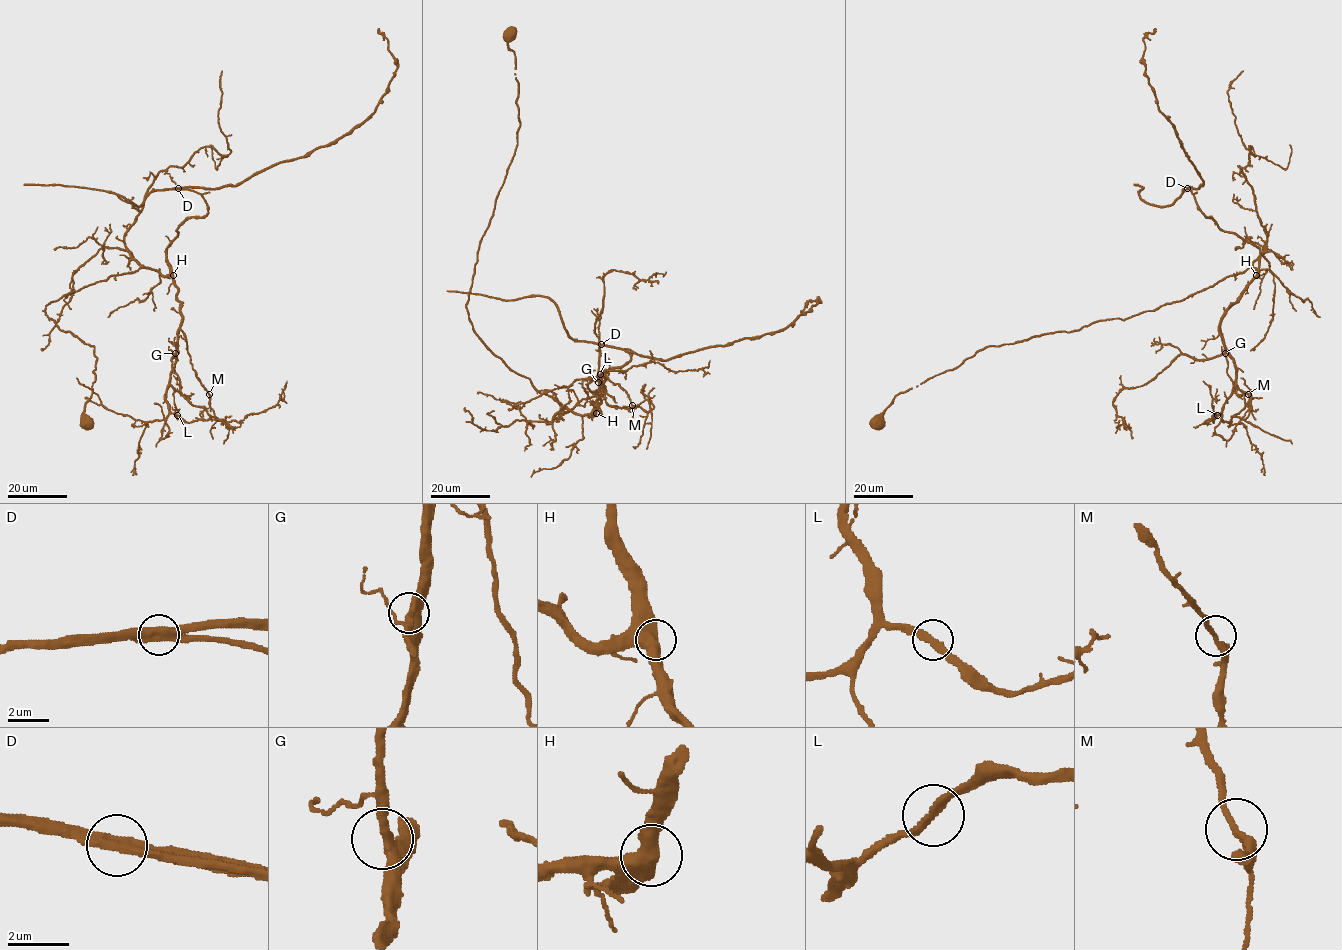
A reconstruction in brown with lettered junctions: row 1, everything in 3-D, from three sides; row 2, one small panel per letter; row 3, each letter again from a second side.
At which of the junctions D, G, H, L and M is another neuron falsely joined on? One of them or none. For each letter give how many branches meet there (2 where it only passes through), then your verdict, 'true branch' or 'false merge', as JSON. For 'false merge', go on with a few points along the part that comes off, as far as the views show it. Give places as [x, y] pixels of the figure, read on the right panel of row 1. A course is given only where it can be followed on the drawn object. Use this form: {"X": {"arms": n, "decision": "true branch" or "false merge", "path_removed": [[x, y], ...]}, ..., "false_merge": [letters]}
{"D": {"arms": 2, "decision": "false merge", "path_removed": [[1187, 189], [1203, 184], [1201, 177], [1182, 149], [1174, 126], [1159, 110], [1142, 56], [1143, 39], [1155, 28]]}, "G": {"arms": 2, "decision": "true branch"}, "H": {"arms": 2, "decision": "true branch"}, "L": {"arms": 2, "decision": "true branch"}, "M": {"arms": 2, "decision": "true branch"}, "false_merge": ["D"]}

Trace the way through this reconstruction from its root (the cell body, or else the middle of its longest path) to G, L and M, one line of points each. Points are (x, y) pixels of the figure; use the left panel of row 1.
G: (86, 422), (94, 347), (61, 330), (43, 311), (48, 304), (111, 276), (156, 270), (177, 288), (175, 353)
L: (86, 422), (94, 347), (43, 311), (141, 268), (170, 276), (177, 288), (181, 322), (164, 397), (177, 415)
M: (86, 422), (94, 347), (43, 311), (73, 291), (141, 268), (172, 277), (190, 364), (209, 394)

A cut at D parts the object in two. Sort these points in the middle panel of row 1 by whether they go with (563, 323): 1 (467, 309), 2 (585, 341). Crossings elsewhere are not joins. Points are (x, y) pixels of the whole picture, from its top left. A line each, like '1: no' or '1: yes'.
1: no
2: yes

